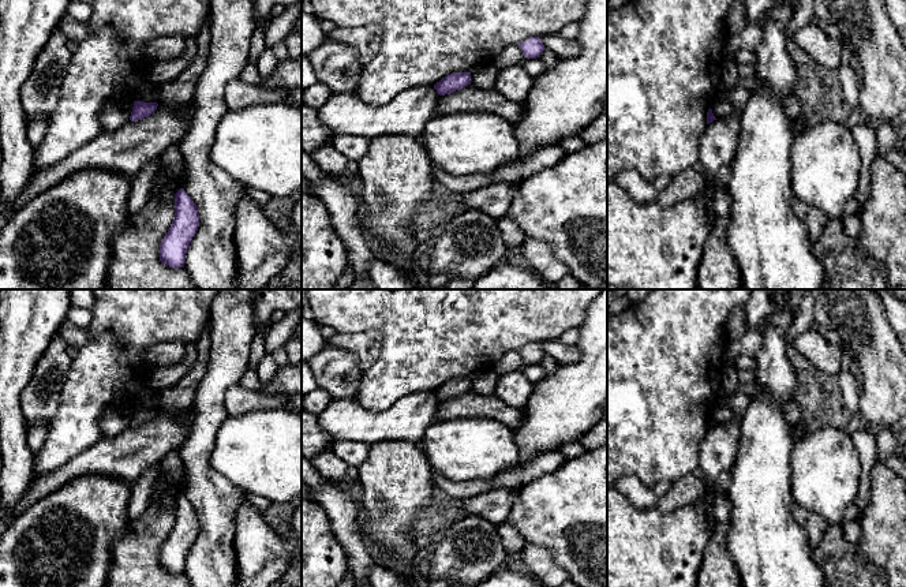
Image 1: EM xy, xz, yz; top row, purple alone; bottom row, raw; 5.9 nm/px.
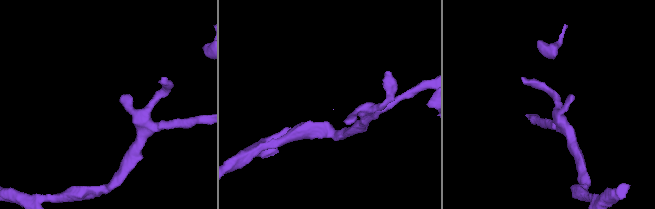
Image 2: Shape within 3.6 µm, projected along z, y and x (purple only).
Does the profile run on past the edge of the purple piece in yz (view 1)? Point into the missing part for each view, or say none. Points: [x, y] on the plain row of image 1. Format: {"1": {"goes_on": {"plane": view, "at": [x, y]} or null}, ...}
{"1": {"goes_on": null}}

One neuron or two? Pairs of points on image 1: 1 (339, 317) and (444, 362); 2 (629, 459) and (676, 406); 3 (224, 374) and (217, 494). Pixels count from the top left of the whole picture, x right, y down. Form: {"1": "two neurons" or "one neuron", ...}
{"1": "one neuron", "2": "one neuron", "3": "one neuron"}

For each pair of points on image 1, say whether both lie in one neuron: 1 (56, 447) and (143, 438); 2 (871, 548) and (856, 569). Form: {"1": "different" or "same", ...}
{"1": "different", "2": "different"}

